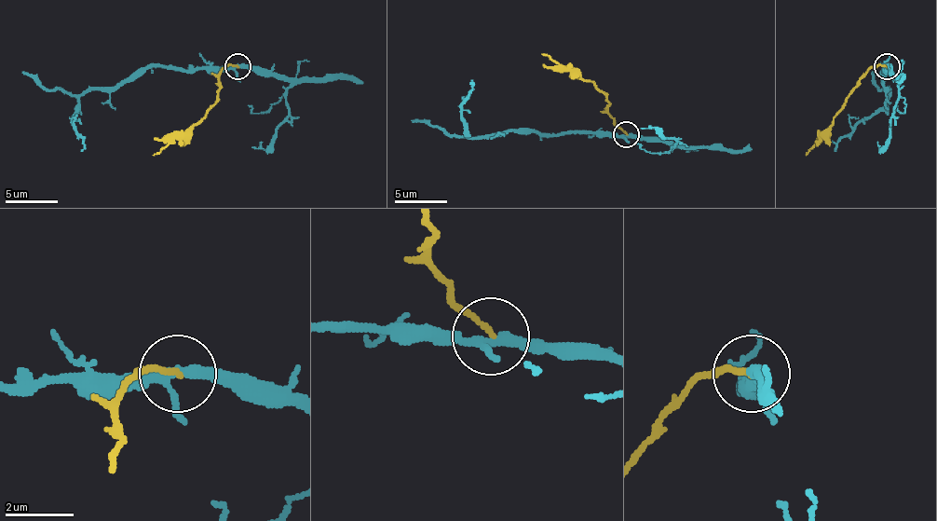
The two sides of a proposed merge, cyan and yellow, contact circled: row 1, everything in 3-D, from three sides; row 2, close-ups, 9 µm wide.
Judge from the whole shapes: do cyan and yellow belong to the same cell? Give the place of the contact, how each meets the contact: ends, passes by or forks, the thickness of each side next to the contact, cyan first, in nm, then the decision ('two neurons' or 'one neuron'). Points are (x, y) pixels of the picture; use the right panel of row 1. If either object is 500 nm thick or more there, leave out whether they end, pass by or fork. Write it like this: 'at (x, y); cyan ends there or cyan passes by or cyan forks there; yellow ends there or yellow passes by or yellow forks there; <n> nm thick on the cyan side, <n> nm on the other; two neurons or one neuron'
at (887, 66); cyan forks there; yellow ends there; 260 nm thick on the cyan side, 160 nm on the other; two neurons

